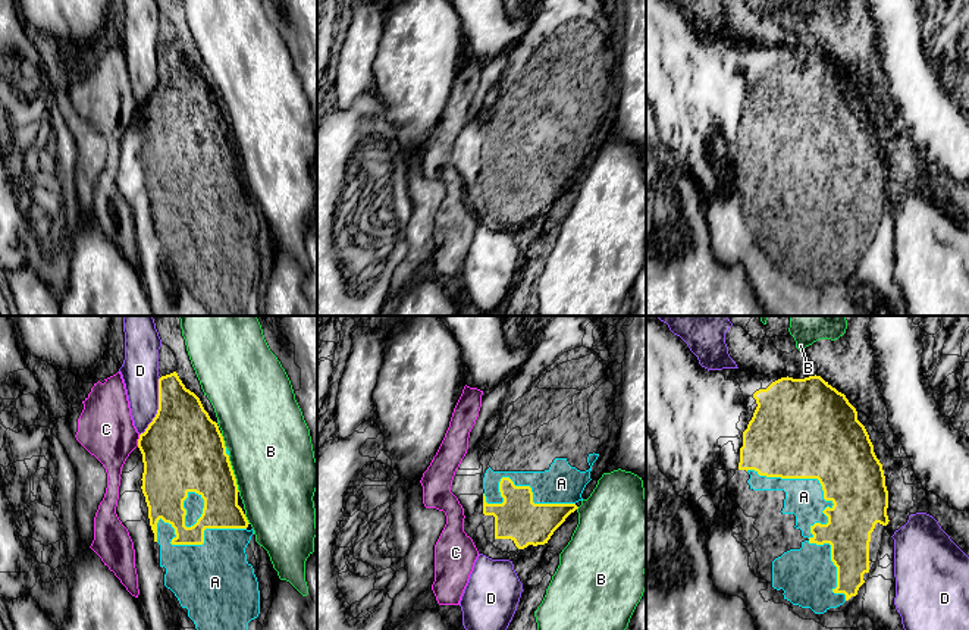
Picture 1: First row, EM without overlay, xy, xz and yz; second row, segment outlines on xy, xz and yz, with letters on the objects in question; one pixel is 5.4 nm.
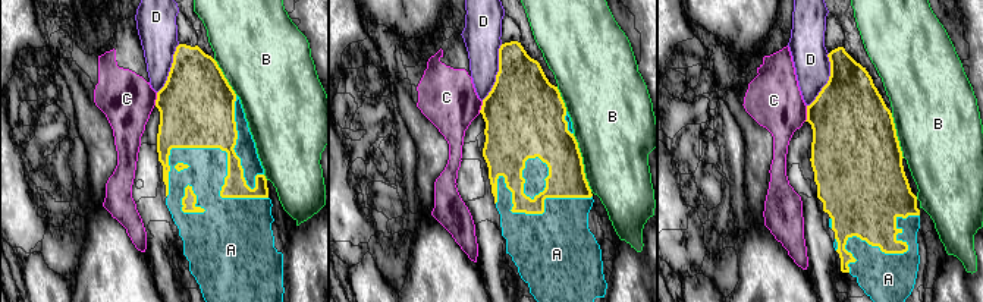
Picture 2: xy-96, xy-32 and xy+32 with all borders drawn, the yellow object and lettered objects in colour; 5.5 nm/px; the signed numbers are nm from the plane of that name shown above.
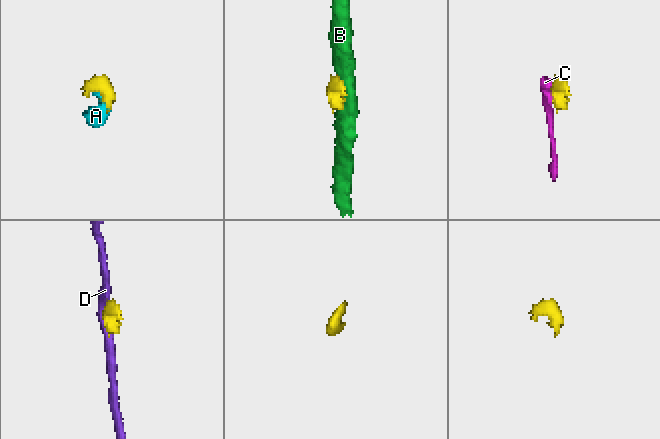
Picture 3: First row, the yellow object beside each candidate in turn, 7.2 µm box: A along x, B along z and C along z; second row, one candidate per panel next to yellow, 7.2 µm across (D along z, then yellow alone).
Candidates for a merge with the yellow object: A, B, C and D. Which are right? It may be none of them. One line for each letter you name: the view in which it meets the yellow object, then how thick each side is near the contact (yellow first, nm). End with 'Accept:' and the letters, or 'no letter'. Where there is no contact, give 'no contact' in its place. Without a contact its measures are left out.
A: contact in yz; calibres 500 and 200 nm
Accept: A

